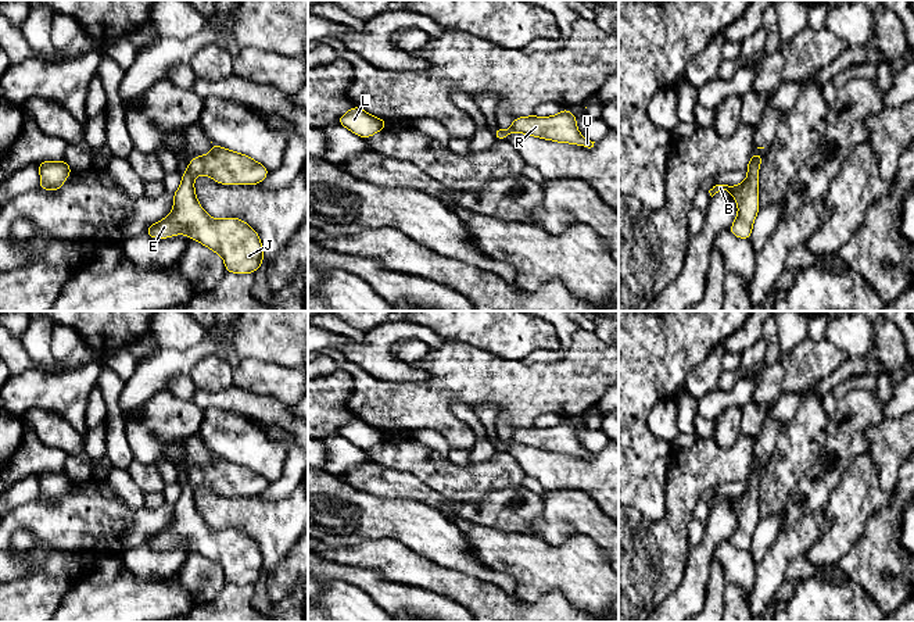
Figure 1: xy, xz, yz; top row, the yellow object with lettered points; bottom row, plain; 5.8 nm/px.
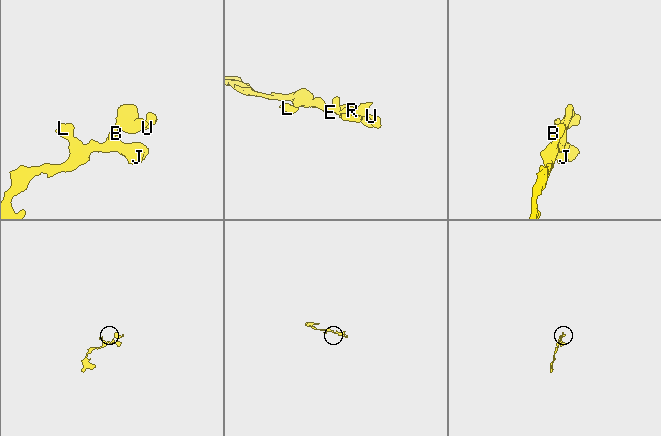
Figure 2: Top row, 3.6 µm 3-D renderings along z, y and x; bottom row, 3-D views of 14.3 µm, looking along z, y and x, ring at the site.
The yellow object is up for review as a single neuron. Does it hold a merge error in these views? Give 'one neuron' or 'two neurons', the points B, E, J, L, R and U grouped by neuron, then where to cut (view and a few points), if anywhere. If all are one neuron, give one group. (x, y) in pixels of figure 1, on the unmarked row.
one neuron | B E J L R U | no cut

